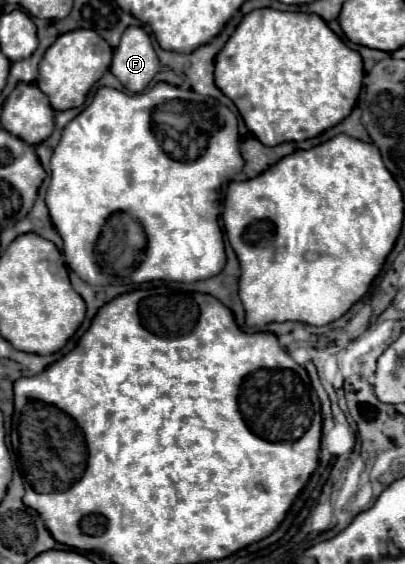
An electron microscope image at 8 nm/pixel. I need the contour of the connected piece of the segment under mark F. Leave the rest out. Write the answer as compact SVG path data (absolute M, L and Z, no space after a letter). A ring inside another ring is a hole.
M141 27L125 29L113 53L111 73L131 93L141 93L159 71L159 59L149 35Z

